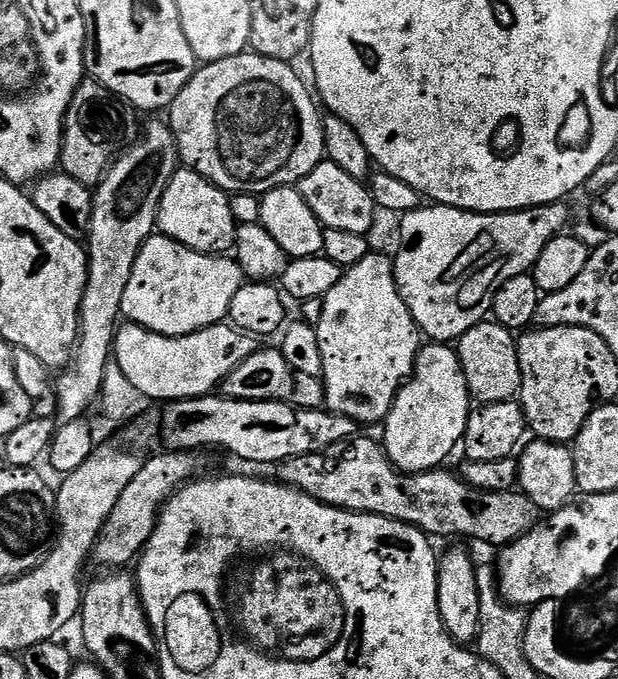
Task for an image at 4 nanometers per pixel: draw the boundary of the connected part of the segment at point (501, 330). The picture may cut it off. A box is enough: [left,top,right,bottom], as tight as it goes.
[458,322,520,404]

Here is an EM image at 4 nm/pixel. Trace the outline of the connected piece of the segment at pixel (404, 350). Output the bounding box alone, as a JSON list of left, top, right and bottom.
[315,254,422,425]

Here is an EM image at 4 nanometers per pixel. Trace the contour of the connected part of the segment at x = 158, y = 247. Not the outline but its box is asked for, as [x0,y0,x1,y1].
[121,234,246,336]

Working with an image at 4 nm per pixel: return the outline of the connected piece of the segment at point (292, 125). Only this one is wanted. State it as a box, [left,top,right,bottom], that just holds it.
[170,50,325,194]

